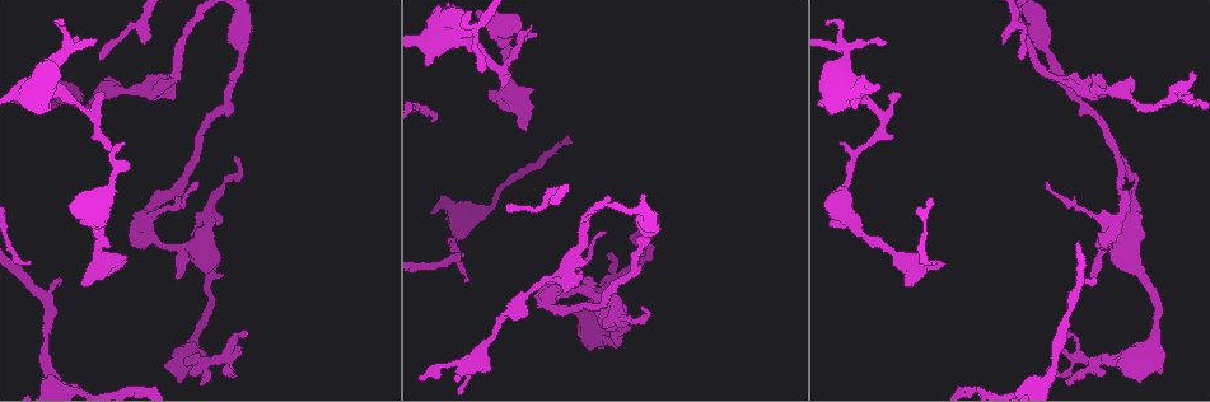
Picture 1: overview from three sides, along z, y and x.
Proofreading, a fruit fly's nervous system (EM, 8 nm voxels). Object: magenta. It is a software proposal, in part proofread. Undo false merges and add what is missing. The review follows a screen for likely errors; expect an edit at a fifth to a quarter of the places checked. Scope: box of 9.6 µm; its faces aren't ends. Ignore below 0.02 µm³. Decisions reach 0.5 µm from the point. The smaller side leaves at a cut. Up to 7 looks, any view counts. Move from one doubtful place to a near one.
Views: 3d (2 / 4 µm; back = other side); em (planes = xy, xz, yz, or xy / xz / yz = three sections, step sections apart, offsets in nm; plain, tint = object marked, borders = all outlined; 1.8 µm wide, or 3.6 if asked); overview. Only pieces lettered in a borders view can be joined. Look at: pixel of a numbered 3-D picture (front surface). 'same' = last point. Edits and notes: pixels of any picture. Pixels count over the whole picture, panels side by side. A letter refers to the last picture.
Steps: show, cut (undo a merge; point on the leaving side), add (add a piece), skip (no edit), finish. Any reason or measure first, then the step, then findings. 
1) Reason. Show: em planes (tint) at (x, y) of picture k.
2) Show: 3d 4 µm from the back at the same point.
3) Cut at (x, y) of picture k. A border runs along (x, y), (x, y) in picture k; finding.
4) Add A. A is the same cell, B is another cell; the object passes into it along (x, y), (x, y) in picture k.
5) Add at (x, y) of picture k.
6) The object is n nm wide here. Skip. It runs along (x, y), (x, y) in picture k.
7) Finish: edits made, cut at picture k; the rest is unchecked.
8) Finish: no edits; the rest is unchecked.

Sudden change in width. Show: 3d 4 µm from the back at (455, 43) of picture 1.

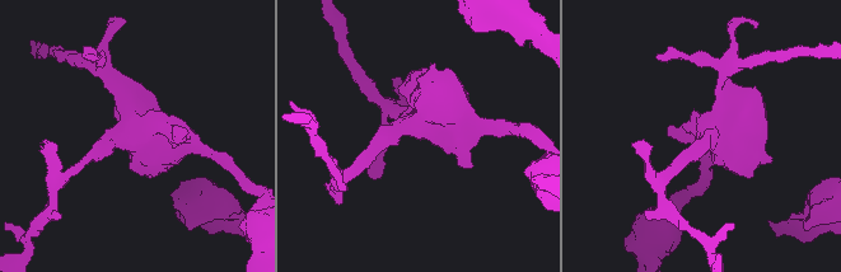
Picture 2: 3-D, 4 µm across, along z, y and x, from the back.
Shape alone is not enough. Show: em 3.6 µm planes (borders) at (419, 127) of picture 2.

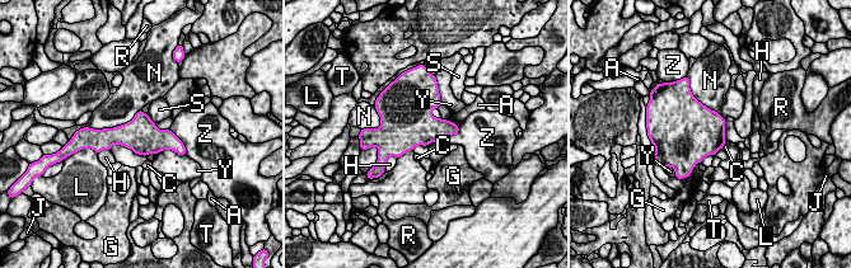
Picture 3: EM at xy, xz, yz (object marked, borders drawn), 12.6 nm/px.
The object is 440 nm wide here. Skip. A, C, G, H, J, L, N, R, S, T, Y and Z are other cells; a border runs along (434, 107), (431, 113), (440, 118) in picture 3; all the same neuron.

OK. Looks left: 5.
Free end. Show: em yz step 4 (tint) at (1001, 44) of picture 1.

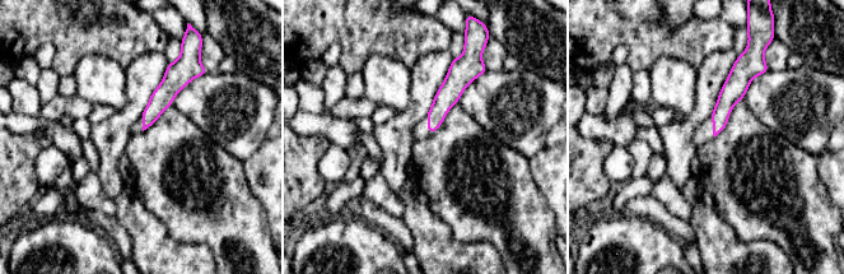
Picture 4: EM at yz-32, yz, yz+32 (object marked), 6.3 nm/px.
Cut it another way. Show: em planes (borders) at the same point.

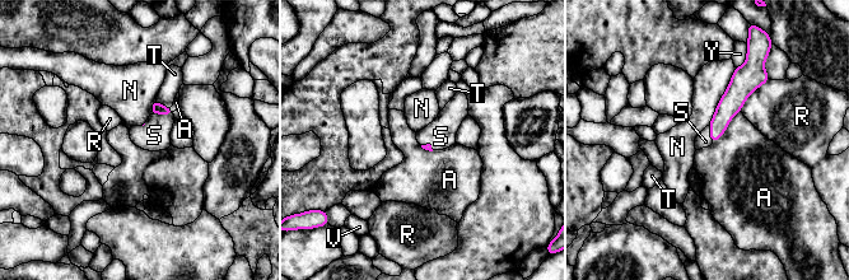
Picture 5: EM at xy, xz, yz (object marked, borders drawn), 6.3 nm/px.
Add S. S is the same cell, A, N, R, T, V and Y are other cells; the object passes into it along (157, 107), (161, 112), (154, 135) in picture 5; it goes on there.

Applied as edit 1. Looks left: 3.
Thick turns thin. Show: 3d 4 µm at (196, 341) of picture 1.

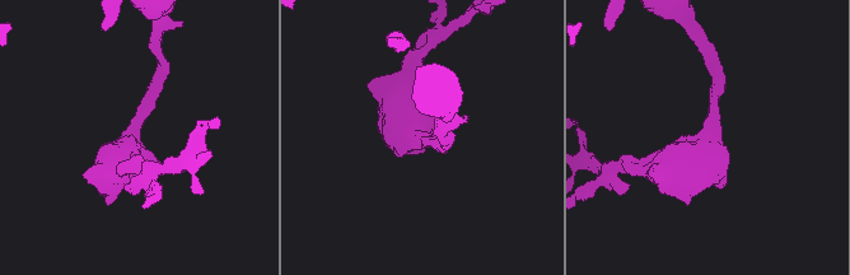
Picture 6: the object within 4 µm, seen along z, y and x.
The arms are 180, 500 nm wide; need the tissue. Show: em 3.6 µm xz step 4 (borders) at (415, 136) of picture 6.

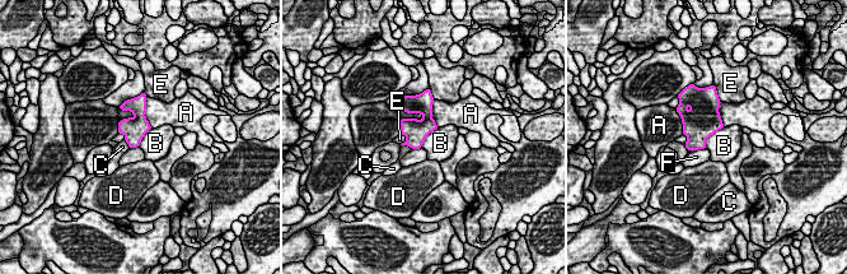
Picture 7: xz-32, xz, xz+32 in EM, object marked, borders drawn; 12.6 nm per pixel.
Another direction. Show: em 3.6 µm planes (borders) at the same point.

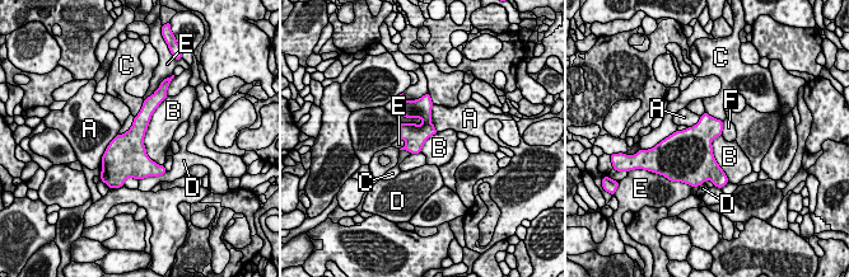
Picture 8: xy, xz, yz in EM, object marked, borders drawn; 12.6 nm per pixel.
Skip. A, B, C, D, E and F are other cells; a border runs along (162, 101), (144, 136), (158, 165) in picture 8; one neuron here.

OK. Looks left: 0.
Finish: edits made, add at picture 5; the rest is unchecked.

